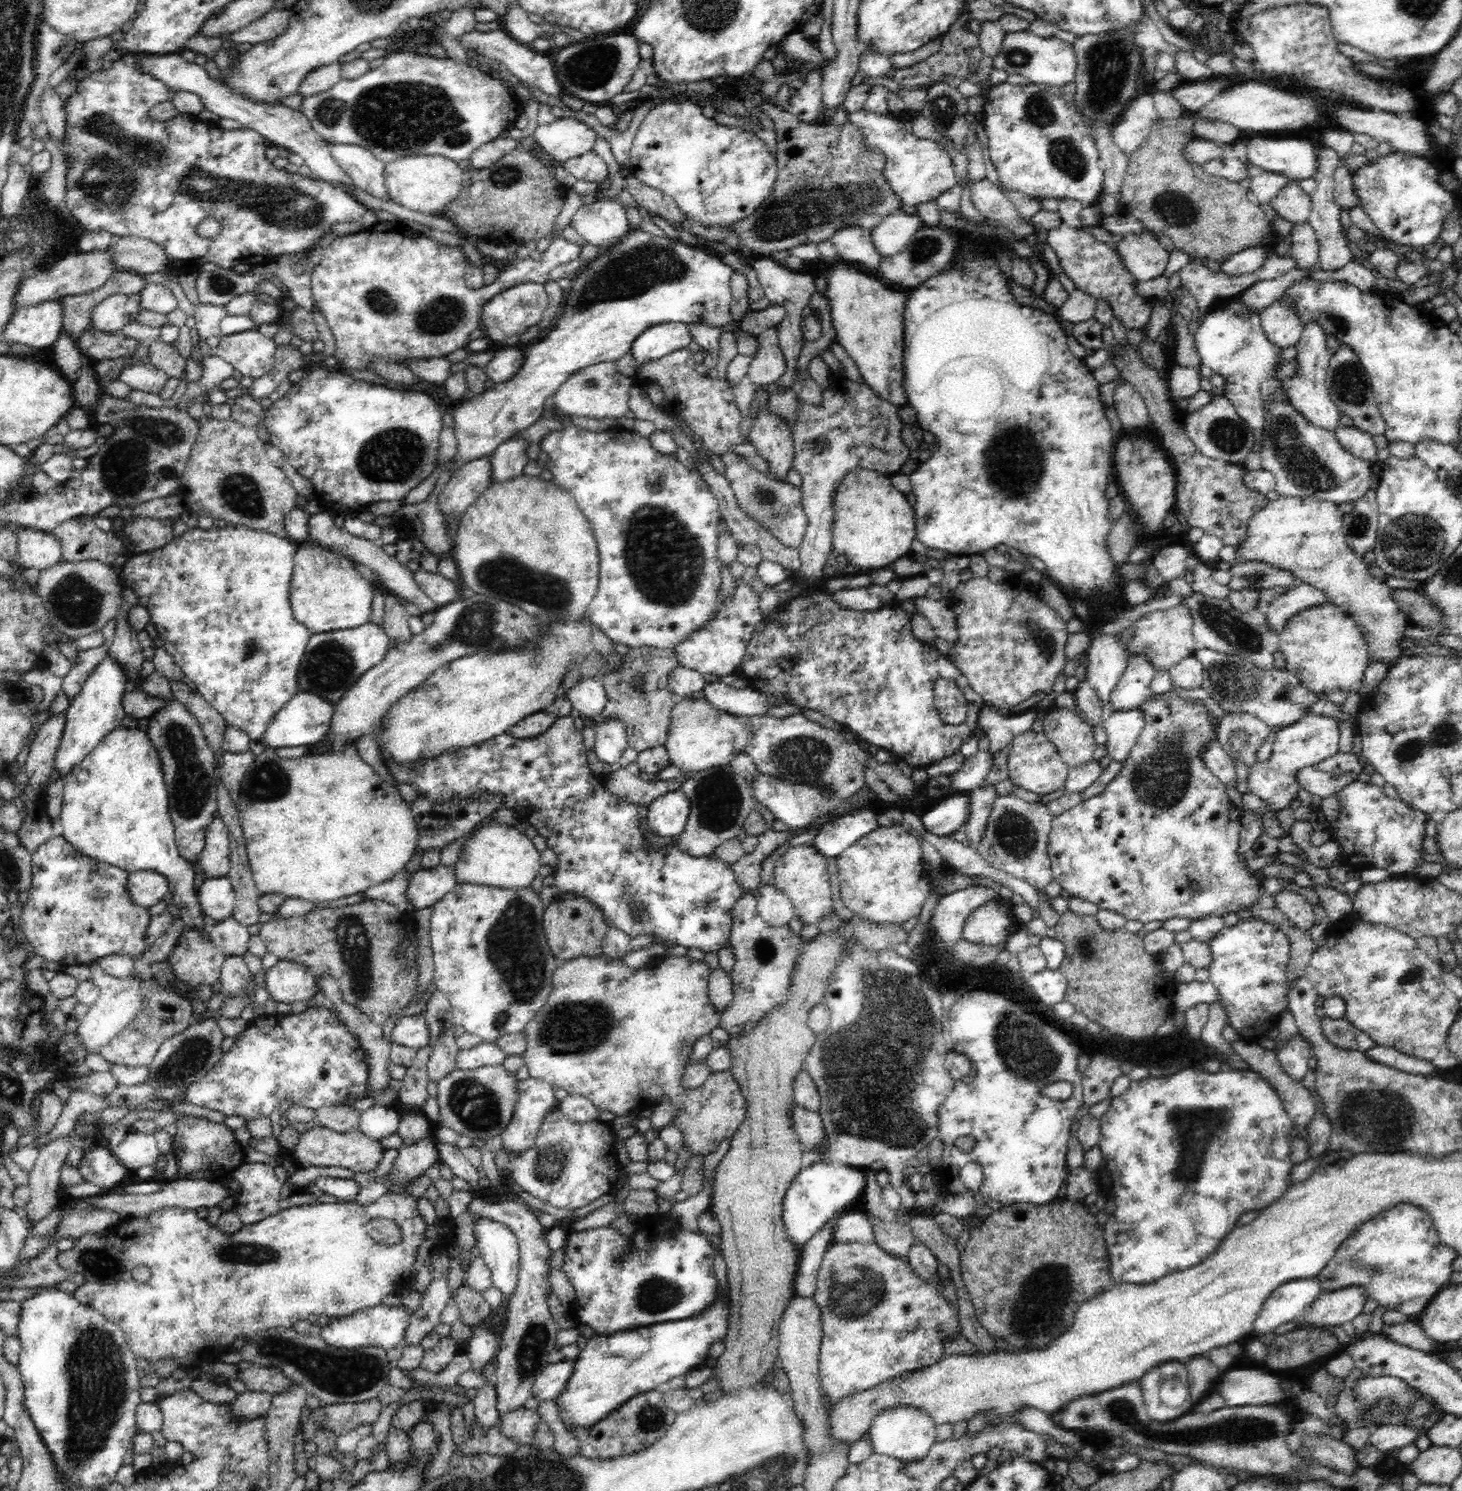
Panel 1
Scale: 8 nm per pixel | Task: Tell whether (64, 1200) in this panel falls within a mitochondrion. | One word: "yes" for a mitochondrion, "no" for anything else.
no

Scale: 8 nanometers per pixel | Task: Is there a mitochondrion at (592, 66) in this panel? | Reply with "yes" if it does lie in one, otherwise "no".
yes

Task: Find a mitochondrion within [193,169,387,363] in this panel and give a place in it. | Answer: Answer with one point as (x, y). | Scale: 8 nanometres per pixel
(219, 285)

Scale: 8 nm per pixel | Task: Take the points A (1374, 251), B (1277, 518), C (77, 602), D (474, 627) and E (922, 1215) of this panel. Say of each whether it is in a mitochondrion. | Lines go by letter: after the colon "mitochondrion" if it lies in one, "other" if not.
A: other
B: other
C: mitochondrion
D: mitochondrion
E: other

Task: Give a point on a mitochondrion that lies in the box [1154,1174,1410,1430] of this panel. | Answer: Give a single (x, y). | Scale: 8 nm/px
(1357, 1263)

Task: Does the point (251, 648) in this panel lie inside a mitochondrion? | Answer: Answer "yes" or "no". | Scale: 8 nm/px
yes

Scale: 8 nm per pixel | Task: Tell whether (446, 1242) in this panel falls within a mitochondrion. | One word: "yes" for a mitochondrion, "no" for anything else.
no

